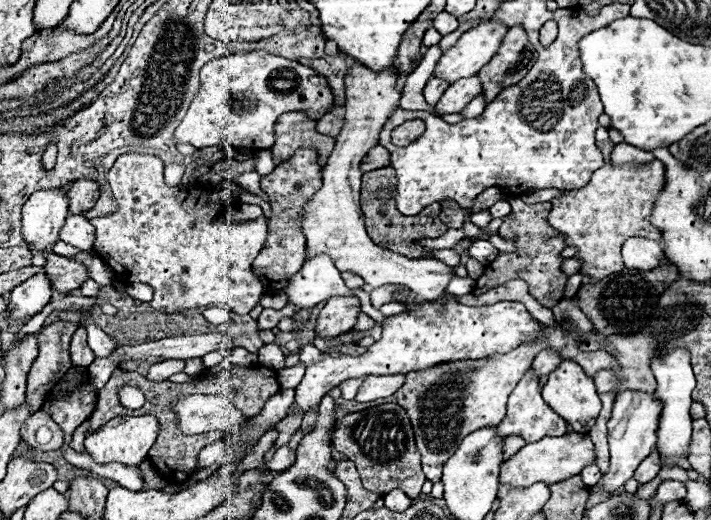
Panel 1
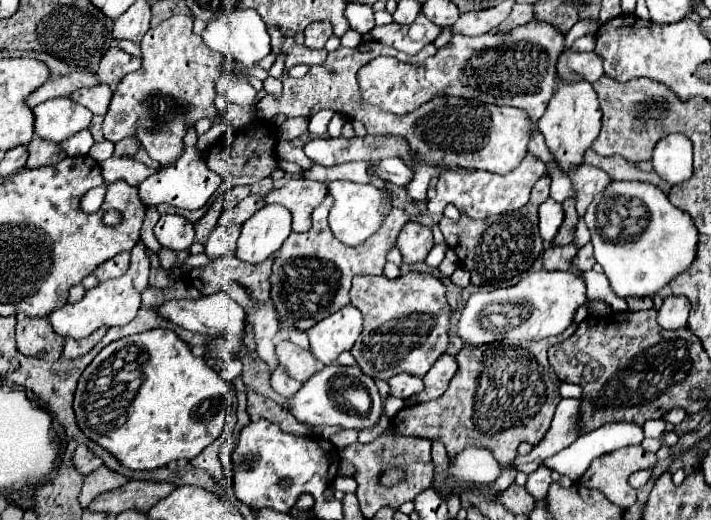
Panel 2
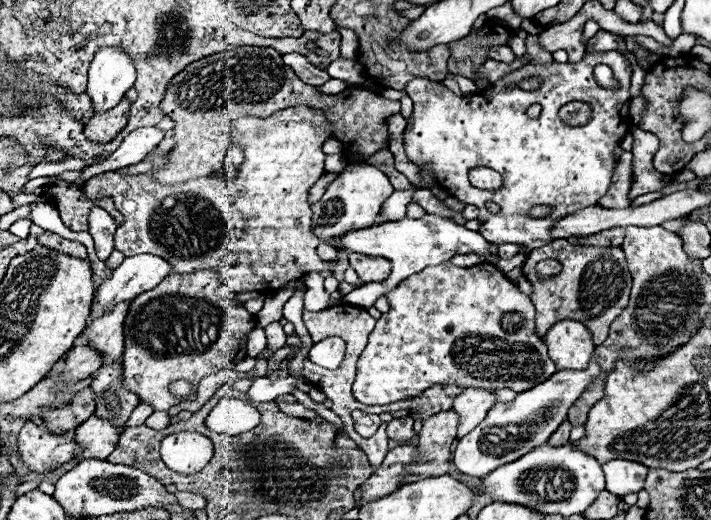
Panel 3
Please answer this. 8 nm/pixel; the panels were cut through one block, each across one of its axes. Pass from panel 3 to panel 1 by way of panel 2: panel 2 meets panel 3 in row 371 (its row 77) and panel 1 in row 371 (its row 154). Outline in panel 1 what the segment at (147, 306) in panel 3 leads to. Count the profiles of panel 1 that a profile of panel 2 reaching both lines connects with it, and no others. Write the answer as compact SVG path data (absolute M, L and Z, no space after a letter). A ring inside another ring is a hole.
M164 360L164 362L152 364L146 378L148 378L148 380L154 380L154 382L164 382L164 380L168 380L172 374L182 372L182 368L184 368L184 360Z

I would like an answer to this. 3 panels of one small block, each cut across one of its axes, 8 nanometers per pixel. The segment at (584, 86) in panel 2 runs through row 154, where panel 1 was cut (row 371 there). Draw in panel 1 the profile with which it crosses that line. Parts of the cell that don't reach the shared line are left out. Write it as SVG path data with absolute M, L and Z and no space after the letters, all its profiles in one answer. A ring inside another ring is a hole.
M564 360L554 372L548 374L548 380L542 388L542 398L554 412L558 412L560 418L566 420L570 430L578 434L586 434L594 426L596 416L600 412L600 400L598 400L592 378L588 378L584 370L572 360Z

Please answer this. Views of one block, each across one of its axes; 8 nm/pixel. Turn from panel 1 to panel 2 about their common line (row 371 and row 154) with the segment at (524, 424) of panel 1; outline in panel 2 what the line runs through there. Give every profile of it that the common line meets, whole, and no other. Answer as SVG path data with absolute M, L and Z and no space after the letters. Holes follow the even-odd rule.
M528 154L520 162L520 166L516 170L512 170L510 174L506 174L506 176L492 174L492 172L486 172L486 170L474 170L474 172L466 172L466 170L444 172L438 178L436 196L428 201L427 208L432 214L443 214L446 204L452 202L452 204L458 206L458 210L466 212L470 218L488 218L488 216L502 214L506 210L520 210L528 202L530 190L532 190L534 182L542 174L546 174L546 168L532 154Z

